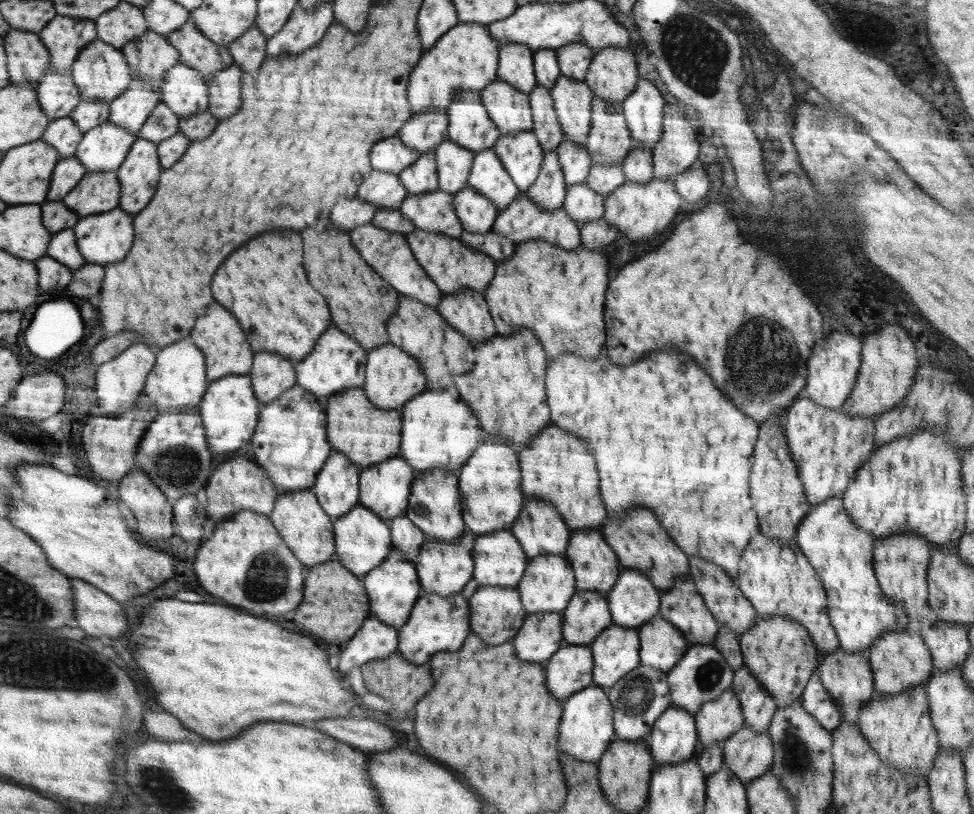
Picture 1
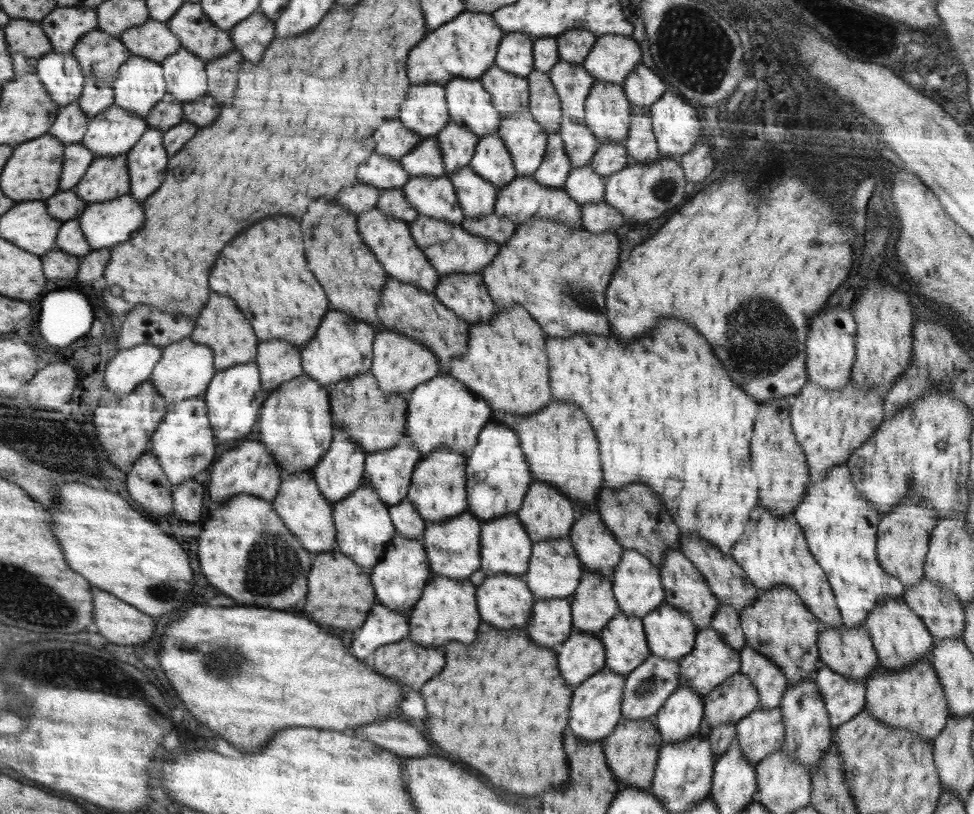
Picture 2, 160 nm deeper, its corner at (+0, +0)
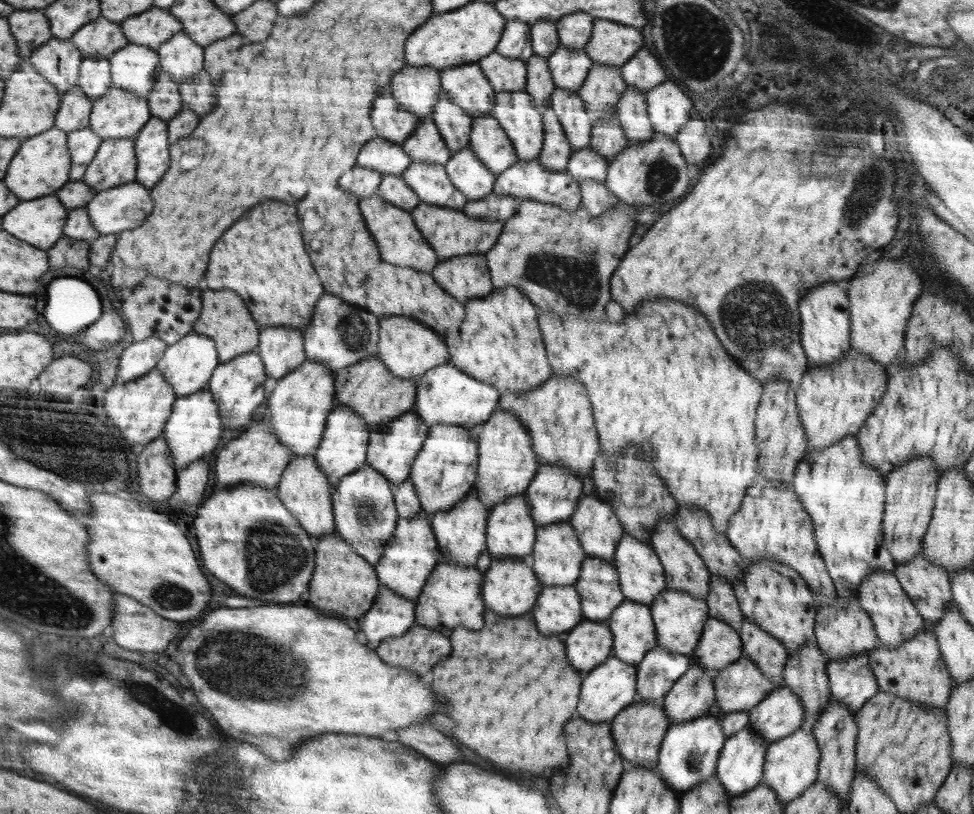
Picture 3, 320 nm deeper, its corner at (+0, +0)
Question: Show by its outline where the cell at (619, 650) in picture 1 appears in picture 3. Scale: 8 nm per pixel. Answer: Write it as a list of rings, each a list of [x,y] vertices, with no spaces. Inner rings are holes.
[[[624,600],[606,623],[614,633],[612,654],[635,668],[647,652],[657,645],[649,606]]]

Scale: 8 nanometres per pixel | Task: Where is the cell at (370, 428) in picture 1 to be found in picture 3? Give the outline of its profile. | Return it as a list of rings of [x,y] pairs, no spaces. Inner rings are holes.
[[[377,356],[364,359],[363,362],[351,364],[350,367],[336,371],[336,398],[343,407],[351,408],[368,423],[368,428],[379,431],[394,422],[400,415],[412,410],[418,398],[416,380],[394,376],[391,369]]]

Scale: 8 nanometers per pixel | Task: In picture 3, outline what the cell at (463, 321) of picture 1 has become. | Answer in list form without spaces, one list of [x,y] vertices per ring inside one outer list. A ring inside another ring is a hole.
[[[484,254],[453,256],[439,261],[431,275],[463,305],[472,299],[482,299],[495,290]]]

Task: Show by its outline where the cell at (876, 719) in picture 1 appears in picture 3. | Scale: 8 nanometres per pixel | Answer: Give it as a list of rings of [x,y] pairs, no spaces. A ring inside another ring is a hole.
[[[927,624],[919,635],[911,636],[911,639],[905,640],[903,645],[897,647],[884,647],[882,643],[866,654],[869,660],[869,667],[872,669],[872,676],[876,678],[878,690],[898,695],[901,699],[912,701],[918,707],[932,707],[933,709],[944,709],[953,691],[954,684],[950,678],[949,670],[944,666],[941,658],[941,652],[935,632],[932,631],[934,624]]]

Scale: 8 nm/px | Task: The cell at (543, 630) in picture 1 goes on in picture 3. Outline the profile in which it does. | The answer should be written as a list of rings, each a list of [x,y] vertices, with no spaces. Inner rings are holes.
[[[572,585],[567,587],[543,587],[538,602],[530,612],[544,636],[565,635],[582,620],[582,597]]]

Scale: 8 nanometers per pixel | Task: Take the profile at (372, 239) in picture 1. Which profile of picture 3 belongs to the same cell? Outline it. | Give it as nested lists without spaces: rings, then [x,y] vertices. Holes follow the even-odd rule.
[[[377,193],[372,194],[370,198],[360,200],[360,208],[363,209],[363,219],[379,247],[382,260],[396,266],[413,268],[425,273],[431,273],[436,268],[440,261],[438,254],[420,234],[411,211],[382,200]]]

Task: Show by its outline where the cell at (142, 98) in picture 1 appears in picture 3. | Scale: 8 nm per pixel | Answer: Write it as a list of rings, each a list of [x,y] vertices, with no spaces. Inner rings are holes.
[[[132,42],[116,51],[108,63],[111,82],[116,88],[144,98],[151,95],[163,72],[159,53],[155,49]]]

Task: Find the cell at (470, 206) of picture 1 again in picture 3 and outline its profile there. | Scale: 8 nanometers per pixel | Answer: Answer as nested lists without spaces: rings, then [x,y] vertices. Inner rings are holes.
[[[470,146],[451,154],[444,165],[452,184],[463,192],[468,202],[482,200],[493,193],[495,174],[488,170]]]

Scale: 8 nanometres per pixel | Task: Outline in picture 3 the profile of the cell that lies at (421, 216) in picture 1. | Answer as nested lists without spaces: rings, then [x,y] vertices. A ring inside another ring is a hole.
[[[411,161],[401,177],[415,189],[421,202],[458,210],[466,206],[467,197],[452,184],[445,165]]]

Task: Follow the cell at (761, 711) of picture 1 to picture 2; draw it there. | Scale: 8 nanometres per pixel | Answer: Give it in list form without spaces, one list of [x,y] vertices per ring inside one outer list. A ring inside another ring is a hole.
[[[748,644],[743,646],[740,658],[740,674],[751,680],[760,695],[758,709],[776,708],[781,703],[788,685],[780,667]]]

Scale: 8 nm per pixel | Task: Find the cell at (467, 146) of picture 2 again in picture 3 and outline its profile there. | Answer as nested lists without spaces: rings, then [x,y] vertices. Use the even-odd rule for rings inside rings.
[[[443,90],[440,102],[435,106],[434,114],[430,118],[438,126],[451,154],[470,146],[474,128],[473,117],[468,114],[467,110],[452,102]]]

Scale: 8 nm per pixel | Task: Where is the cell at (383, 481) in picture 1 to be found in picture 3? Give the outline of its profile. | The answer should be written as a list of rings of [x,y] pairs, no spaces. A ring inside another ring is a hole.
[[[408,410],[404,415],[400,415],[398,419],[392,423],[388,423],[386,427],[380,427],[379,431],[371,432],[371,442],[368,447],[368,462],[382,476],[387,477],[394,486],[404,483],[411,476],[412,461],[418,456],[418,452],[422,448],[425,438],[429,434],[429,428],[424,421],[413,412]]]

